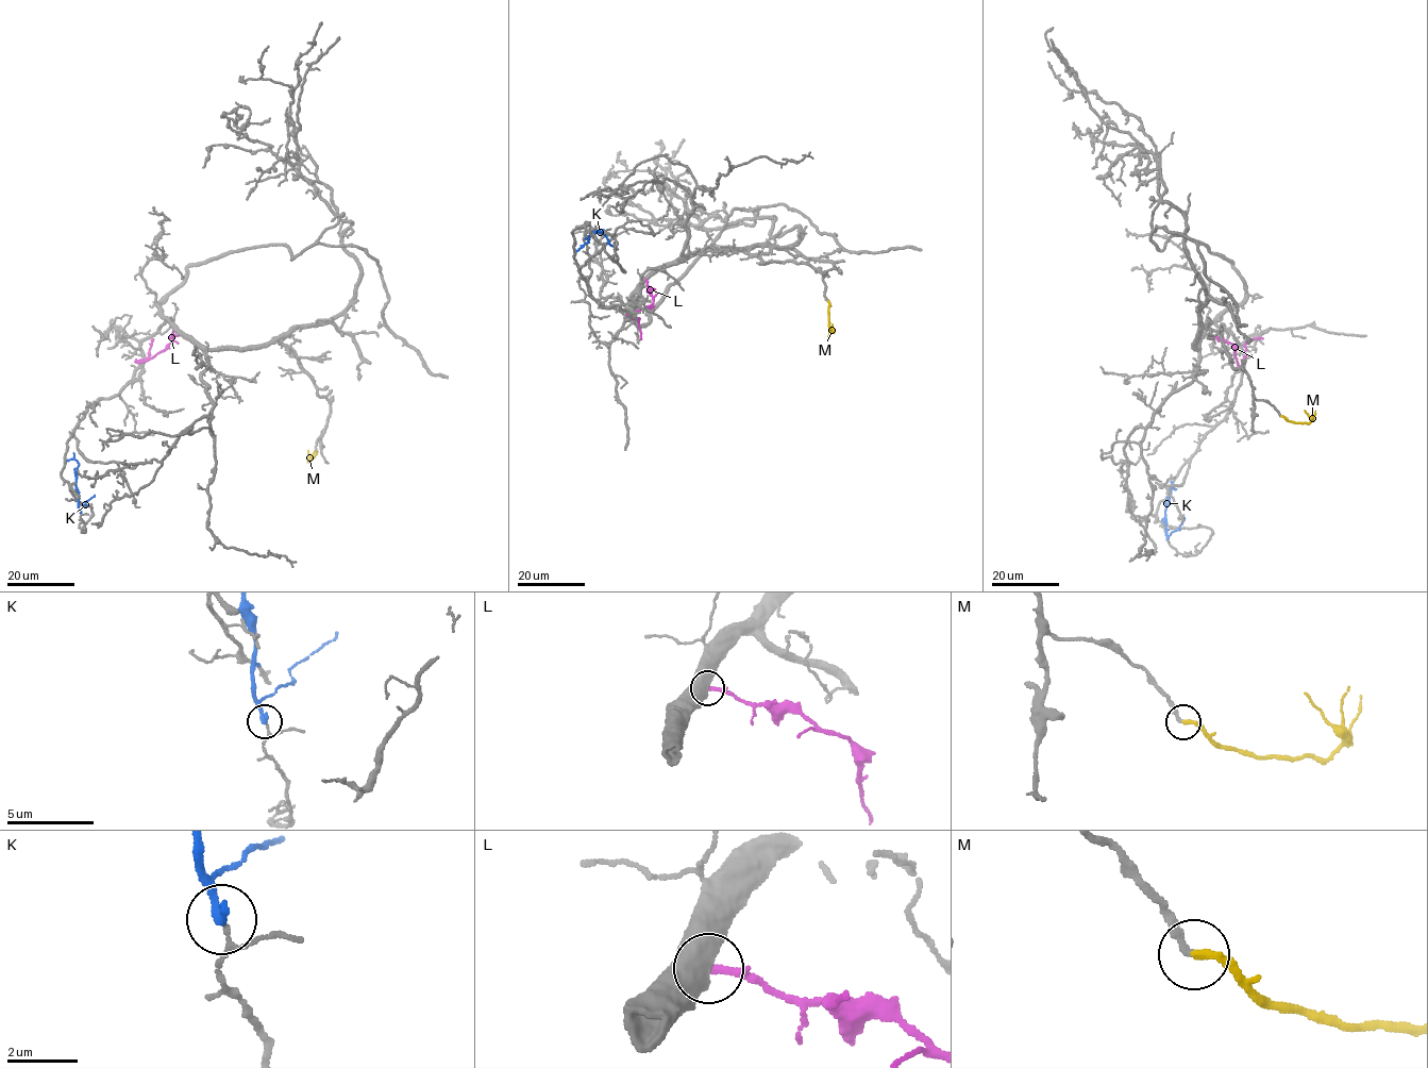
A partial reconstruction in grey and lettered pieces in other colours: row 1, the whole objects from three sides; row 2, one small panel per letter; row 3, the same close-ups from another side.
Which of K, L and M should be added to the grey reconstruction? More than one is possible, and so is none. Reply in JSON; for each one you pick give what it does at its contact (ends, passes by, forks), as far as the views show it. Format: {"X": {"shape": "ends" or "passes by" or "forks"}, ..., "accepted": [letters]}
{"M": {"shape": "ends"}, "accepted": ["M"]}

